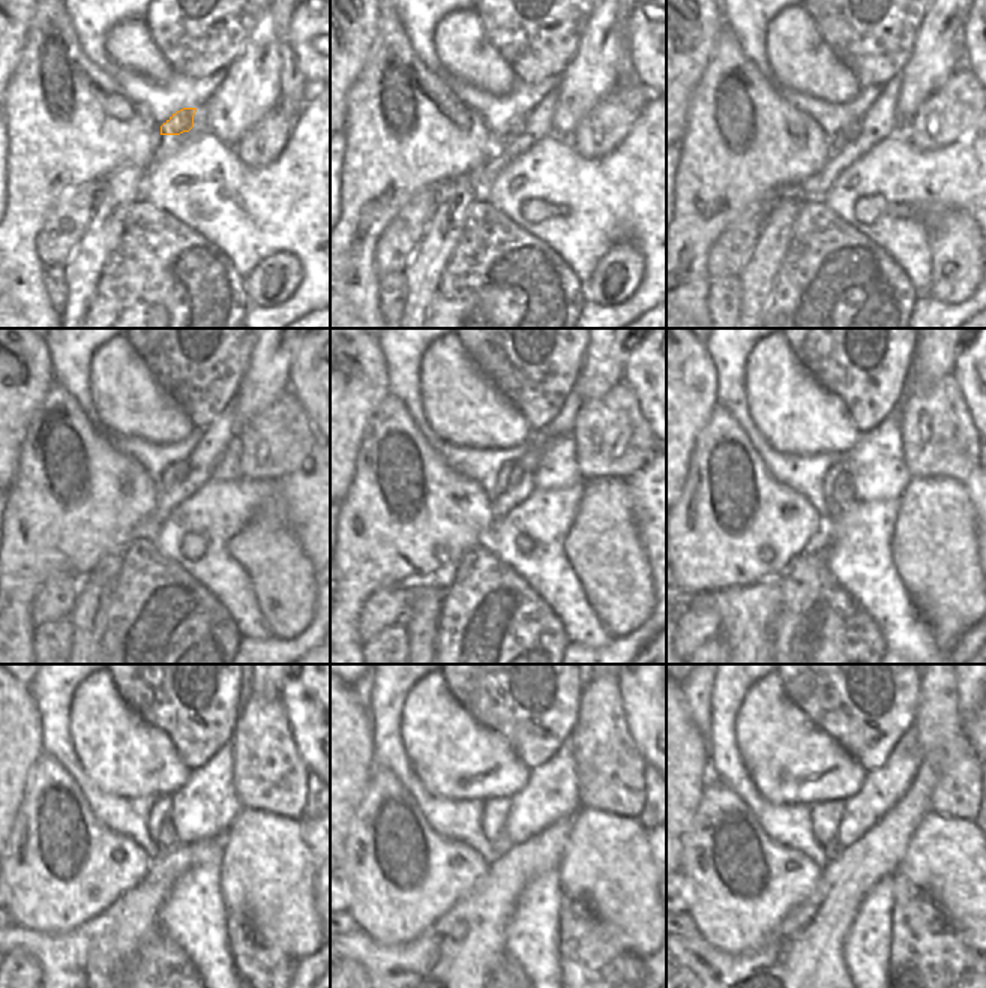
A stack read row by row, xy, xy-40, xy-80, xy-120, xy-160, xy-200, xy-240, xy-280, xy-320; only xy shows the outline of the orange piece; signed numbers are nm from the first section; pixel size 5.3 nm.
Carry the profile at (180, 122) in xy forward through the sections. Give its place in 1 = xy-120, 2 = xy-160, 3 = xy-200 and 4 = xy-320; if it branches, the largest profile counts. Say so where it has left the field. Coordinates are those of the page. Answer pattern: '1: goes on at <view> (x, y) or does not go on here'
1: goes on at xy-120 (177, 471)
2: goes on at xy-160 (511, 474)
3: goes on at xy-200 (842, 501)
4: goes on at xy-320 (832, 850)

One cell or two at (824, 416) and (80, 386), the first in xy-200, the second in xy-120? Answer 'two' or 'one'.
two

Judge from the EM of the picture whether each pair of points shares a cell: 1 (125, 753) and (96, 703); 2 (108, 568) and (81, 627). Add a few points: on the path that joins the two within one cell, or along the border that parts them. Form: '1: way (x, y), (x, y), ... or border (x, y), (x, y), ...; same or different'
1: way (113, 741), (102, 727), (99, 715); same
2: way (99, 583), (93, 592), (89, 612); same

